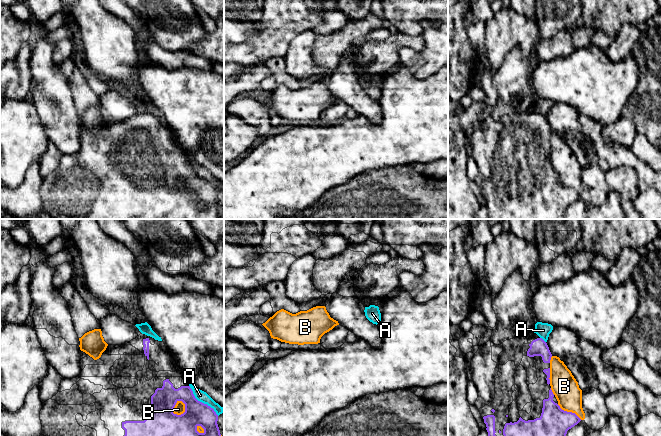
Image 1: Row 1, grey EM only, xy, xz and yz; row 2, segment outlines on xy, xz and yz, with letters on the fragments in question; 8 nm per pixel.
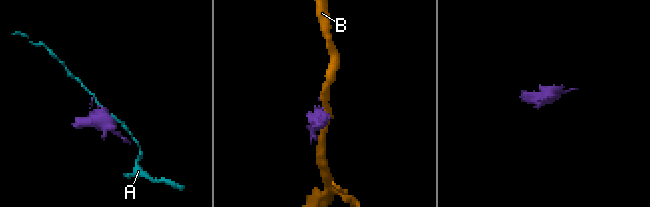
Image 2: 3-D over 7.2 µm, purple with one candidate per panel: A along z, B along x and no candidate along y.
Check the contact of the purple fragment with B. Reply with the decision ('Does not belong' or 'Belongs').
Does not belong

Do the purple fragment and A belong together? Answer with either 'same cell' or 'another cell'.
another cell

